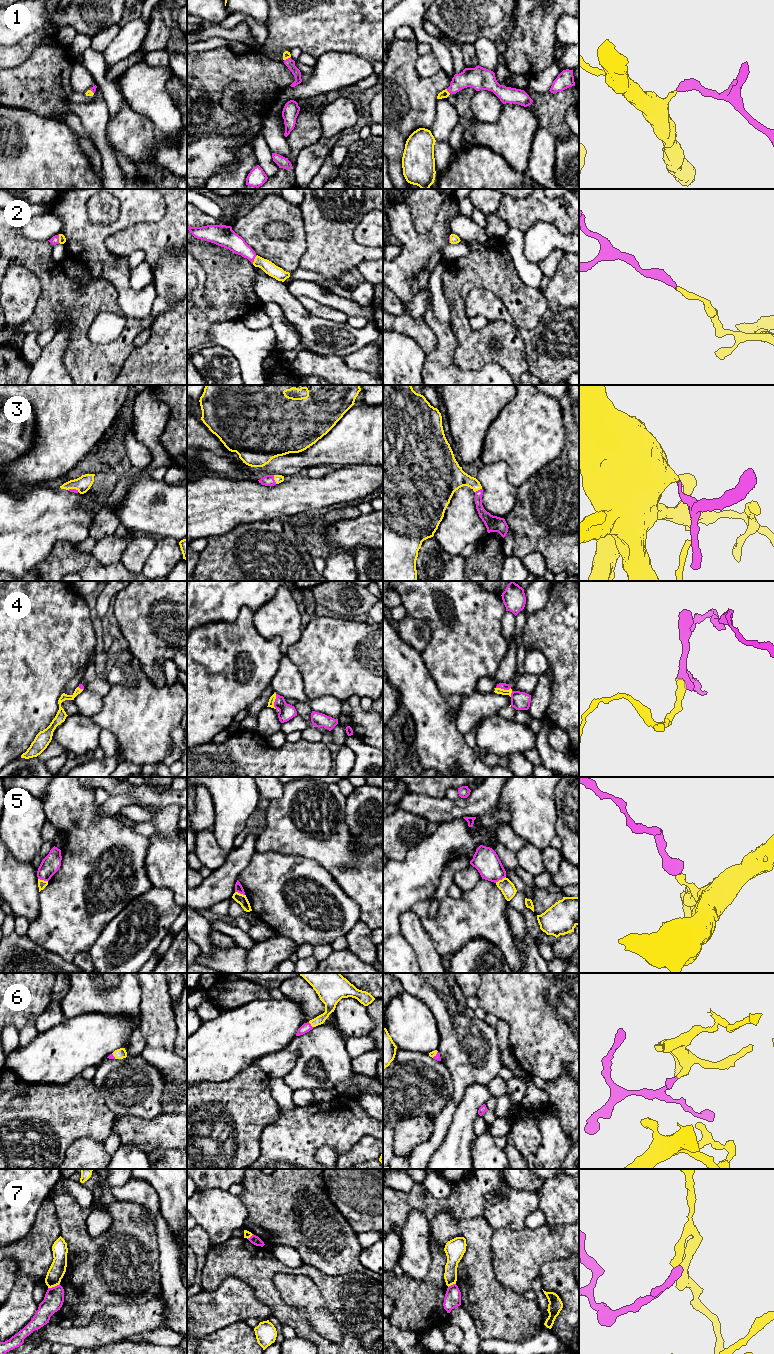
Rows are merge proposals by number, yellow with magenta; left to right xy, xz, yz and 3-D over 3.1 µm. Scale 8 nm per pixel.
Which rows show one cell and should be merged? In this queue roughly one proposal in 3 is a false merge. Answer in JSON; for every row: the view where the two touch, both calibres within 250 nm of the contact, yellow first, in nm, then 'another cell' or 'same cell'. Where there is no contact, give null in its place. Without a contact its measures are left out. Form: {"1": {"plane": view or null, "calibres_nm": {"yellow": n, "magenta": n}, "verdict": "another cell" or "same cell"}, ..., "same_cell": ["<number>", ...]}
{"1": {"plane": "yz", "calibres_nm": {"yellow": 60, "magenta": 160}, "verdict": "same cell"}, "2": {"plane": "xz", "calibres_nm": {"yellow": 100, "magenta": 150}, "verdict": "same cell"}, "3": {"plane": "xz", "calibres_nm": {"yellow": 70, "magenta": 90}, "verdict": "same cell"}, "4": {"plane": "xz", "calibres_nm": {"yellow": 50, "magenta": 130}, "verdict": "same cell"}, "5": {"plane": "yz", "calibres_nm": {"yellow": 120, "magenta": 200}, "verdict": "another cell"}, "6": {"plane": "xz", "calibres_nm": {"yellow": 110, "magenta": 80}, "verdict": "same cell"}, "7": {"plane": "xy", "calibres_nm": {"yellow": 130, "magenta": 160}, "verdict": "another cell"}, "same_cell": ["1", "2", "3", "4", "6"]}

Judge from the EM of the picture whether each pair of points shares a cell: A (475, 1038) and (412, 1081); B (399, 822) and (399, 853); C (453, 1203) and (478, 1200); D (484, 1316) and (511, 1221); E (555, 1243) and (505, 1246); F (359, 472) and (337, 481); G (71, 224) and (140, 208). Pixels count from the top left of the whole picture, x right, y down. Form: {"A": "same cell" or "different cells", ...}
{"A": "different cells", "B": "same cell", "C": "same cell", "D": "different cells", "E": "same cell", "F": "same cell", "G": "same cell"}

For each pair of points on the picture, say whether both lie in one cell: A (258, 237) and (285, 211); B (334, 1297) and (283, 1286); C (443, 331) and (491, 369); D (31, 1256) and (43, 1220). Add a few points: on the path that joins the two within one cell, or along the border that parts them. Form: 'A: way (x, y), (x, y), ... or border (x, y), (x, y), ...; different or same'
A: way (258, 228), (273, 211), (276, 211); same
B: border (305, 1276), (315, 1284), (324, 1304); different
C: way (445, 350), (445, 361), (458, 374), (472, 374); same
D: way (36, 1247), (43, 1235), (43, 1229); same

